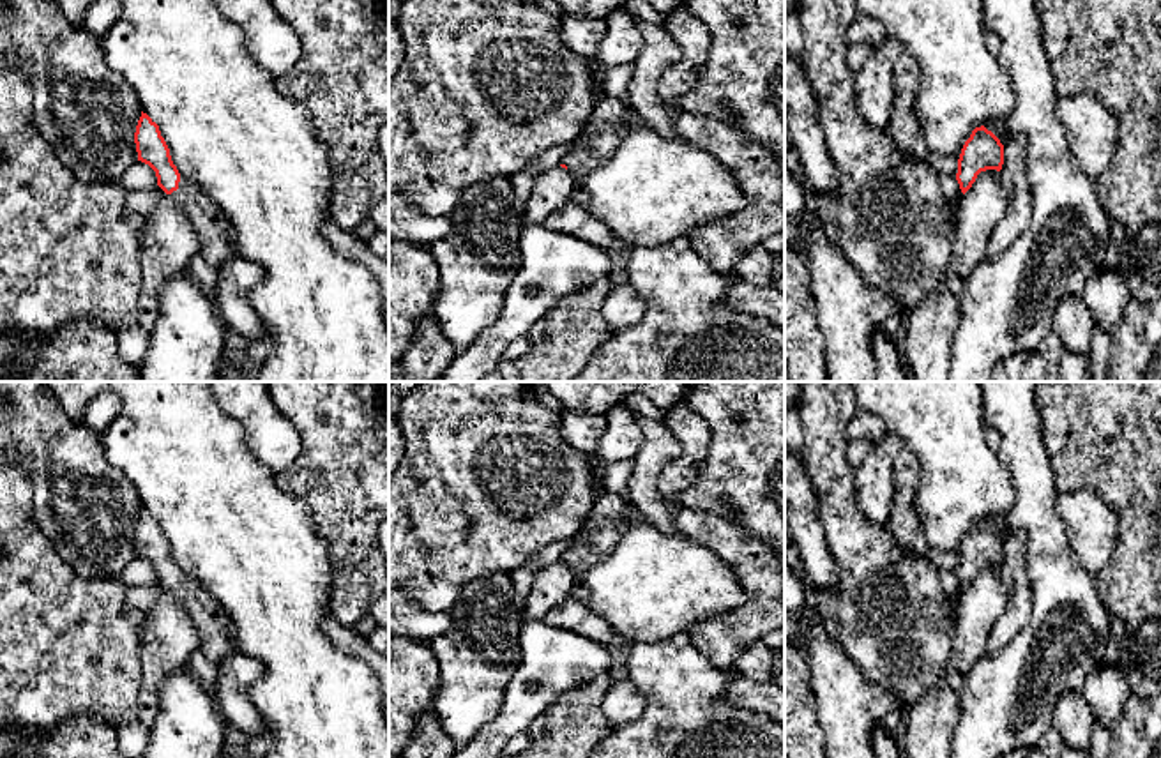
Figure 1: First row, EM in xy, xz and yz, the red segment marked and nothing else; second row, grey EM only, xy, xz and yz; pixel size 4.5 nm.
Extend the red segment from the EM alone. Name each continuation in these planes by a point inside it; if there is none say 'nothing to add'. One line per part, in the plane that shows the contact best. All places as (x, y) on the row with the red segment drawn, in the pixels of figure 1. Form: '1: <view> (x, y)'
1: xy (209, 223)

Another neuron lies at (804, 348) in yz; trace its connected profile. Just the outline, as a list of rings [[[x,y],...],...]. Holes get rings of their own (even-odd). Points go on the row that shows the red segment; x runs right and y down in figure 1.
[[[785,246],[785,378],[827,382],[825,341],[818,330],[806,263]]]

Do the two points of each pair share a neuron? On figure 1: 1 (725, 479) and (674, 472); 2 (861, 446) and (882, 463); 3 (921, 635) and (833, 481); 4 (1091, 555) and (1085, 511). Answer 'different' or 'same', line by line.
1: different
2: different
3: same
4: same

